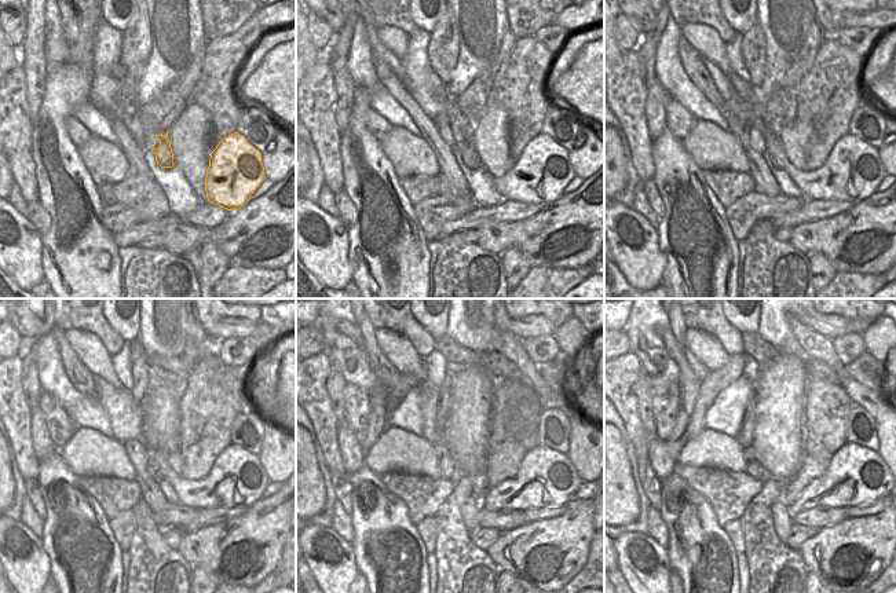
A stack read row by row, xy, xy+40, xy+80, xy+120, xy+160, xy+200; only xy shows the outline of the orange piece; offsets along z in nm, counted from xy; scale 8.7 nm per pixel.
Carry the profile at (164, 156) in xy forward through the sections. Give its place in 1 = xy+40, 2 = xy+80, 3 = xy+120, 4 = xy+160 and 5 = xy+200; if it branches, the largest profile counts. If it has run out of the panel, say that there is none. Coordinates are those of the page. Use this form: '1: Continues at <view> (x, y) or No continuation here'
1: Continues at xy+40 (470, 154)
2: Continues at xy+80 (852, 172)
3: Continues at xy+120 (237, 479)
4: Continues at xy+160 (545, 478)
5: Continues at xy+200 (855, 475)

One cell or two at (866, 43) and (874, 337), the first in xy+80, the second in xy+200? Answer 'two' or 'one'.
two

